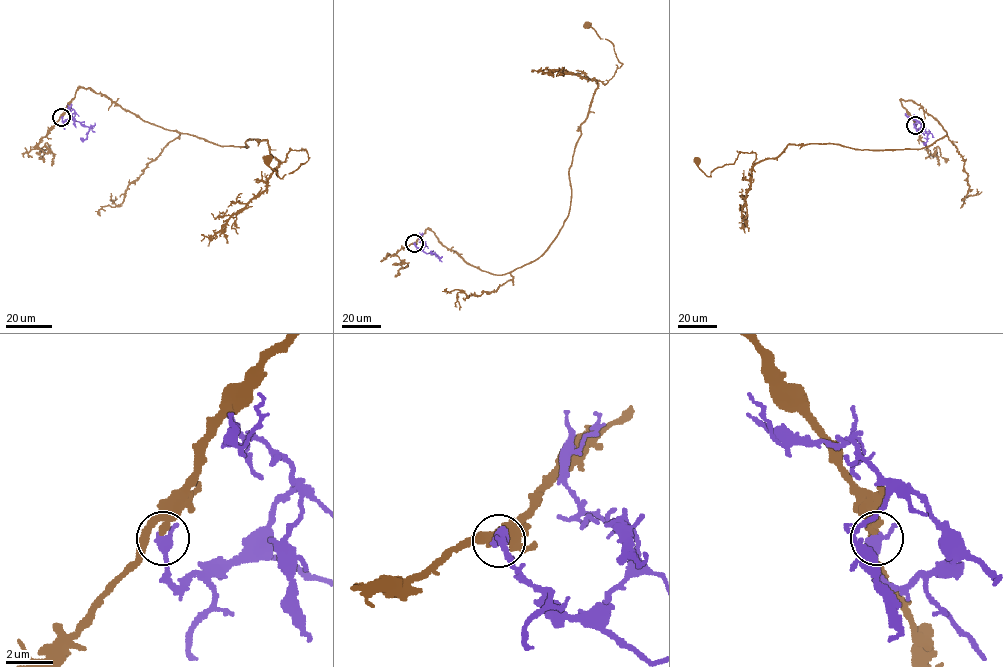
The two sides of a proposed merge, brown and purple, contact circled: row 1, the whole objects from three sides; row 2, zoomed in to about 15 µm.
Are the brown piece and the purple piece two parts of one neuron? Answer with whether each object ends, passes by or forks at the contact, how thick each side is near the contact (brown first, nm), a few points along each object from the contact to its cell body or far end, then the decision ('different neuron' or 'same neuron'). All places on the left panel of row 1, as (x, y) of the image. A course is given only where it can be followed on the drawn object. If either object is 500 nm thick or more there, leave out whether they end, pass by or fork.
260/500 nm | brown via (61, 117), (92, 88), (219, 146), (267, 140), (279, 164), (291, 150), (308, 155), (282, 178), (266, 159) | purple via (61, 117), (63, 122), (73, 119), (89, 128), (87, 137), (82, 138) | different neuron

